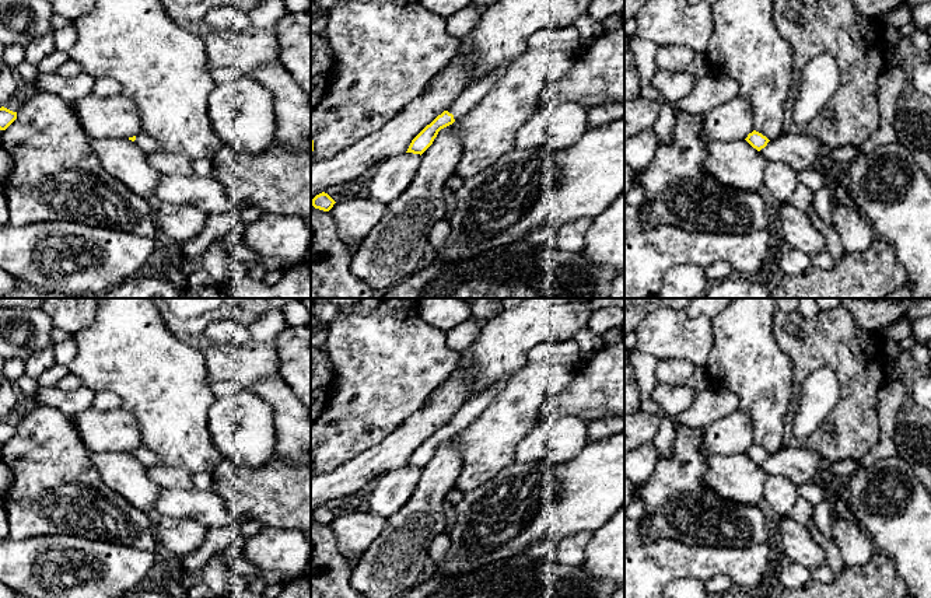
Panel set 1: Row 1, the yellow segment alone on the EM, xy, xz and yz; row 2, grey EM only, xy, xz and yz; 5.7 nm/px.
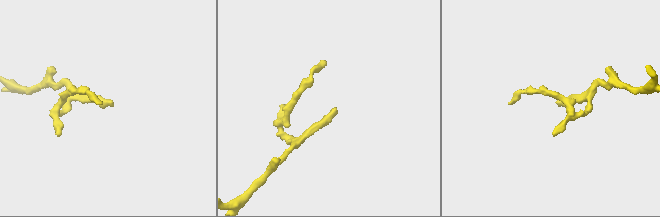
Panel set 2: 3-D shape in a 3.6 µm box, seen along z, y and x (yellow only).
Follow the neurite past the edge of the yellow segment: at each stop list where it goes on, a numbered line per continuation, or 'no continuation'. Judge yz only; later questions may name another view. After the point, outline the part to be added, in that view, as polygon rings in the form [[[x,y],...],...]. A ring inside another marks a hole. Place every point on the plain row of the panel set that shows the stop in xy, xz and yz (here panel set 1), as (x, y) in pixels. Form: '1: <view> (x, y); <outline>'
no continuation

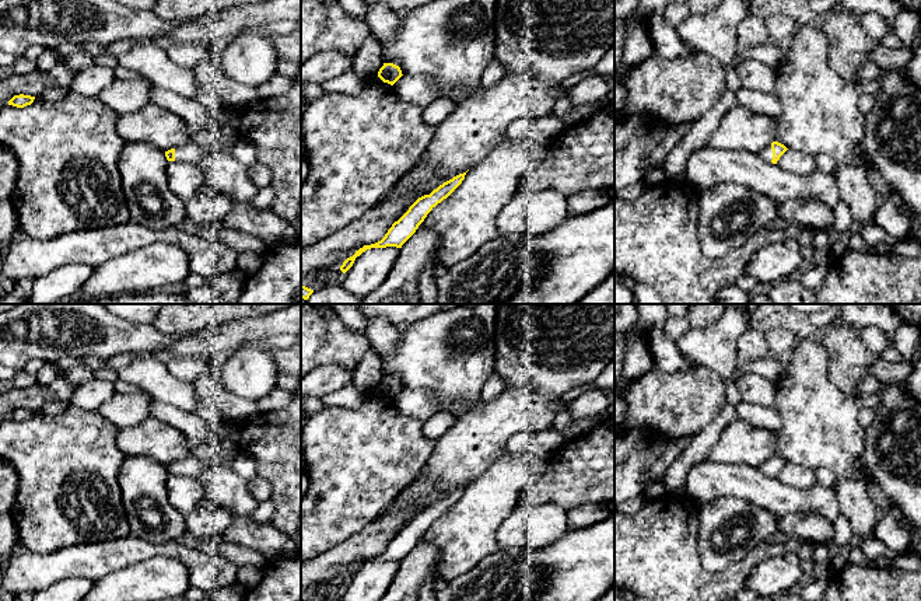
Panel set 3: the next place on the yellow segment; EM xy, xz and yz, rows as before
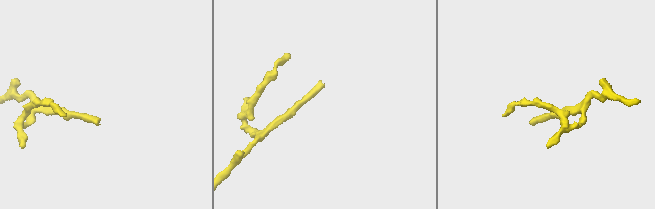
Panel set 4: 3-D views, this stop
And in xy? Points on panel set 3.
1: xy (191, 467); [[[193,457],[175,461],[175,475],[178,476],[197,478],[207,468],[210,465]]]

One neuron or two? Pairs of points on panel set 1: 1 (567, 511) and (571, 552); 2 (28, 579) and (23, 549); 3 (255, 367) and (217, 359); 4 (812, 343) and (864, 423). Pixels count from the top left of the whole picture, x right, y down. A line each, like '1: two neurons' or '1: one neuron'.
1: two neurons
2: one neuron
3: one neuron
4: one neuron

